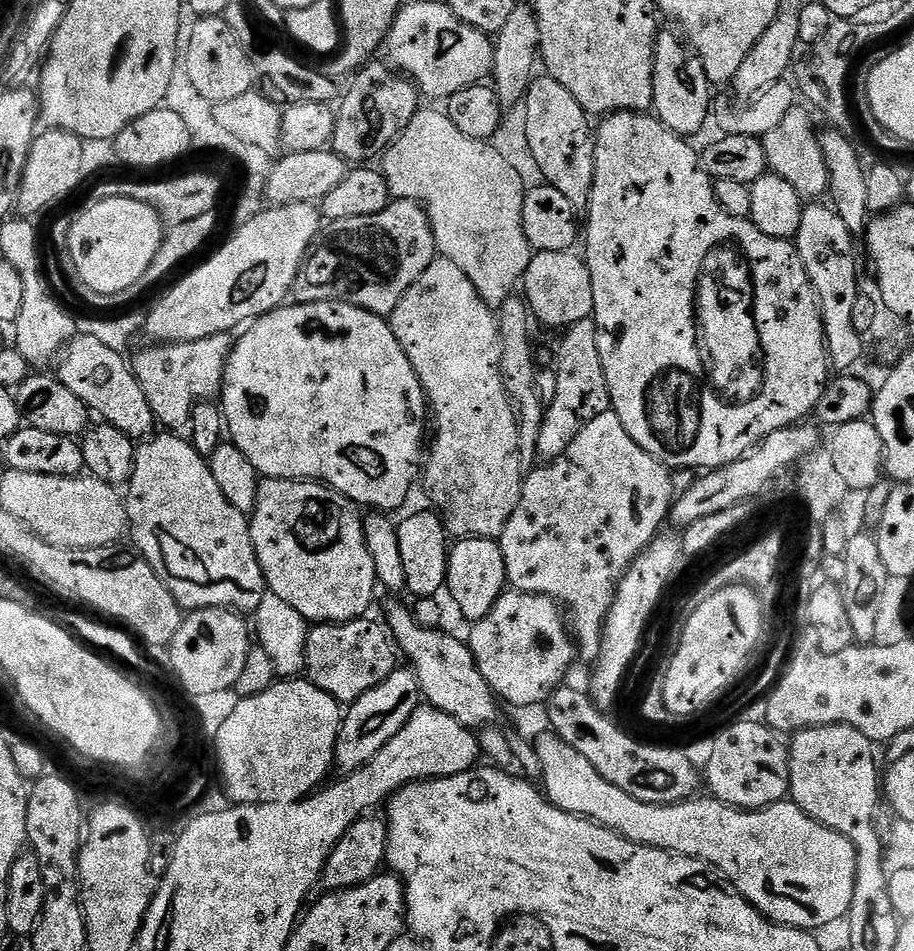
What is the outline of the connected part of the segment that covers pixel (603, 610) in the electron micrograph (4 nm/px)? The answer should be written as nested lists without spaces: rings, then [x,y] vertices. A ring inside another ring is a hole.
[[[611,410],[603,412],[601,416],[594,418],[587,424],[578,434],[578,438],[574,438],[574,442],[570,442],[570,446],[566,446],[566,450],[561,456],[541,463],[539,466],[541,468],[536,468],[529,476],[527,473],[523,477],[524,485],[520,491],[518,506],[514,510],[514,514],[510,514],[502,534],[498,537],[502,558],[506,562],[508,584],[515,591],[533,592],[535,596],[548,596],[551,600],[555,600],[557,604],[563,606],[566,609],[566,620],[570,625],[570,635],[574,641],[575,651],[579,655],[581,652],[588,659],[588,662],[594,662],[600,656],[600,647],[604,637],[604,620],[608,617],[608,611],[614,602],[616,590],[624,572],[665,527],[663,526],[664,520],[666,524],[669,519],[674,501],[674,493],[672,494],[673,473],[665,464],[658,462],[658,458],[646,454],[646,450],[642,450],[642,446],[638,446],[638,442],[634,442],[634,438],[630,438],[630,434],[626,434],[626,426],[622,426],[622,422],[616,417],[616,413]]]

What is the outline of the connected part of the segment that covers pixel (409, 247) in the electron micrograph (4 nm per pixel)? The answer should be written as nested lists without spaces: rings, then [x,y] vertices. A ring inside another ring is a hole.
[[[393,199],[386,210],[370,214],[366,218],[346,218],[333,220],[312,241],[308,253],[304,255],[302,266],[296,275],[290,296],[297,304],[314,302],[346,302],[358,306],[375,316],[391,317],[402,298],[418,282],[420,275],[437,259],[436,243],[428,216],[413,200]]]

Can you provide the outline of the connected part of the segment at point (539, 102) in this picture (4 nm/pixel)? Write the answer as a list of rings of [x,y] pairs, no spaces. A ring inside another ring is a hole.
[[[547,74],[540,75],[537,75],[529,84],[522,101],[523,107],[528,107],[524,112],[524,140],[528,143],[528,152],[532,155],[537,170],[544,175],[543,183],[547,187],[558,190],[558,194],[563,194],[566,202],[570,202],[570,206],[574,206],[577,210],[587,209],[590,190],[594,186],[596,137],[594,124],[591,124],[593,121],[590,119],[589,112],[578,102],[578,98],[574,98],[574,94],[570,94],[570,90],[562,86],[562,82]]]

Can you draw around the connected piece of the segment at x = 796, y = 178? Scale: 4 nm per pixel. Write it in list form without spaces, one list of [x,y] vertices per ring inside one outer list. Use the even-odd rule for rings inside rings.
[[[800,104],[792,107],[782,122],[762,138],[761,144],[766,150],[769,169],[790,182],[803,199],[814,200],[827,193],[829,172],[826,170],[819,133],[817,129],[814,130],[811,111],[803,107]]]

